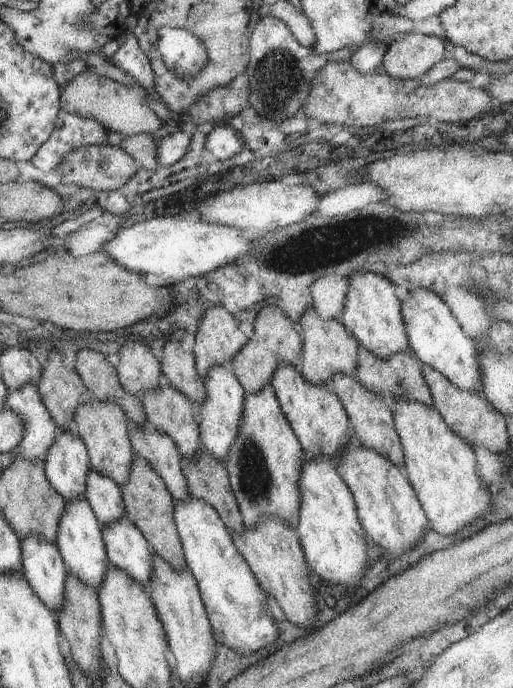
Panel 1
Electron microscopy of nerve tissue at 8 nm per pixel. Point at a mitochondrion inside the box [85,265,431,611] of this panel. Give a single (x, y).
(255, 482)

